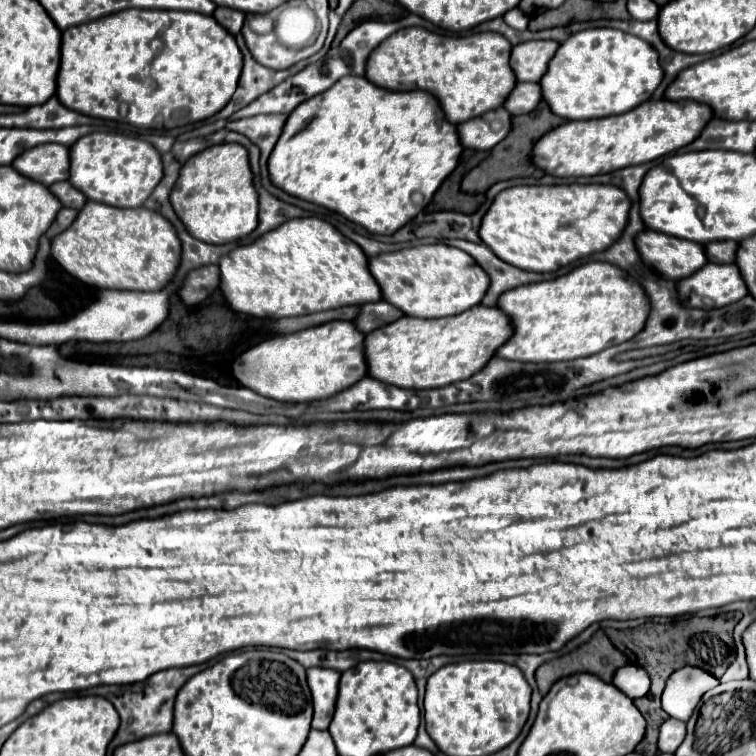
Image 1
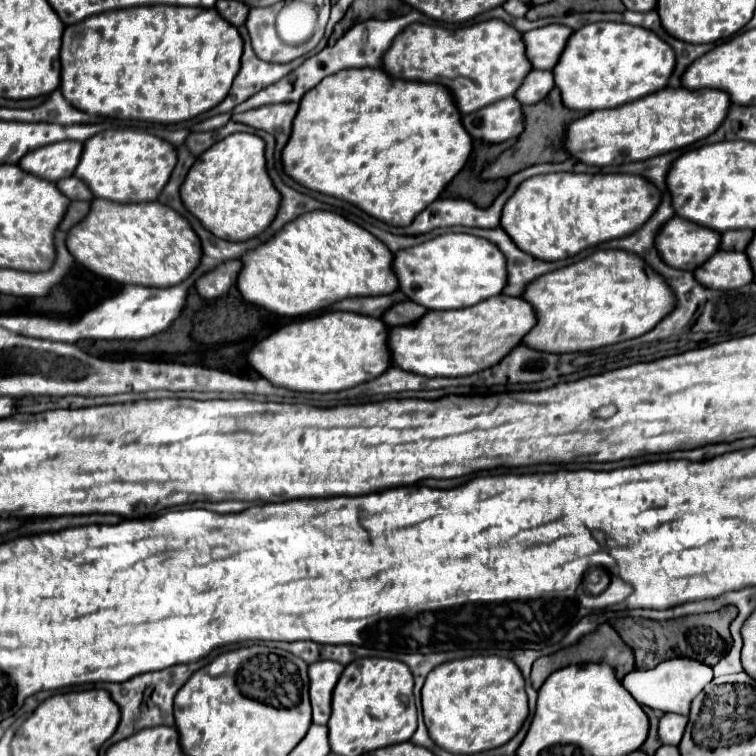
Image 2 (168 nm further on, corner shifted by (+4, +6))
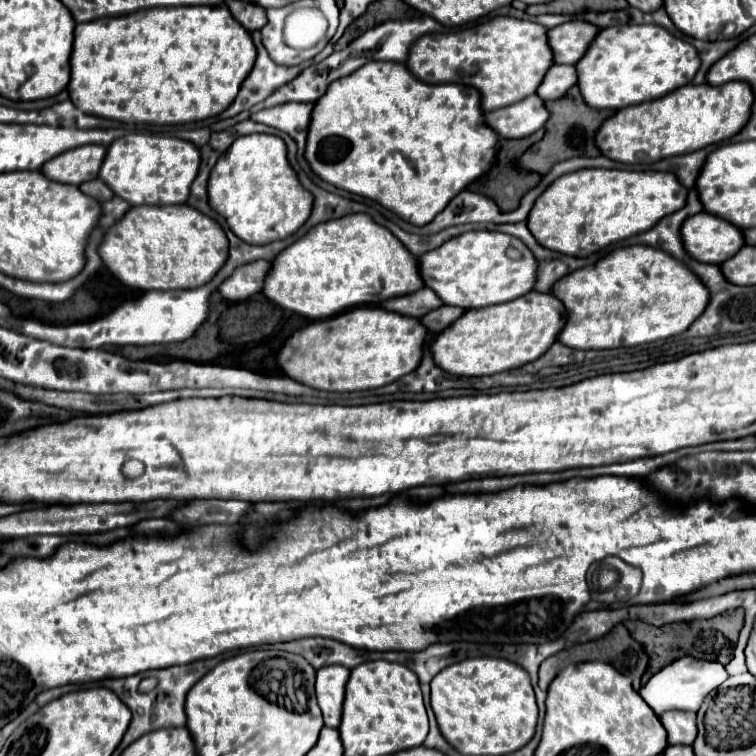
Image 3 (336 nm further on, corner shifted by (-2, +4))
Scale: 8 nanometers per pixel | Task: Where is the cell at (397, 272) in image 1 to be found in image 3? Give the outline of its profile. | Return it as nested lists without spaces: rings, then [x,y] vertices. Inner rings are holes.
[[[473,230],[447,240],[443,246],[419,258],[425,286],[449,306],[483,308],[503,304],[529,294],[537,282],[537,258],[515,236],[489,230]]]

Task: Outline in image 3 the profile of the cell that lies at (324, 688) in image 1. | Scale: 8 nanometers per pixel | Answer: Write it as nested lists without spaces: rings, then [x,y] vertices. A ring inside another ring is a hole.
[[[325,666],[317,670],[317,702],[323,710],[325,726],[339,728],[341,710],[345,700],[345,684],[349,680],[349,670],[345,666]]]

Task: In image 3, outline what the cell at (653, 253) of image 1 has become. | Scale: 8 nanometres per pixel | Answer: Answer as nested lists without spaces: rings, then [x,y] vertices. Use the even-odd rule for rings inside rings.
[[[699,212],[687,218],[681,228],[681,236],[687,252],[707,264],[723,264],[745,244],[743,228],[737,228],[709,212]]]

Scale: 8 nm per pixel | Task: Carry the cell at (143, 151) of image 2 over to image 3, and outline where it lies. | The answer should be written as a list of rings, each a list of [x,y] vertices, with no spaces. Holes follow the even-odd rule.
[[[127,134],[109,146],[107,162],[99,178],[111,186],[111,190],[131,202],[139,204],[185,204],[191,192],[191,184],[199,172],[201,152],[195,144],[175,136],[153,136],[153,134]]]

